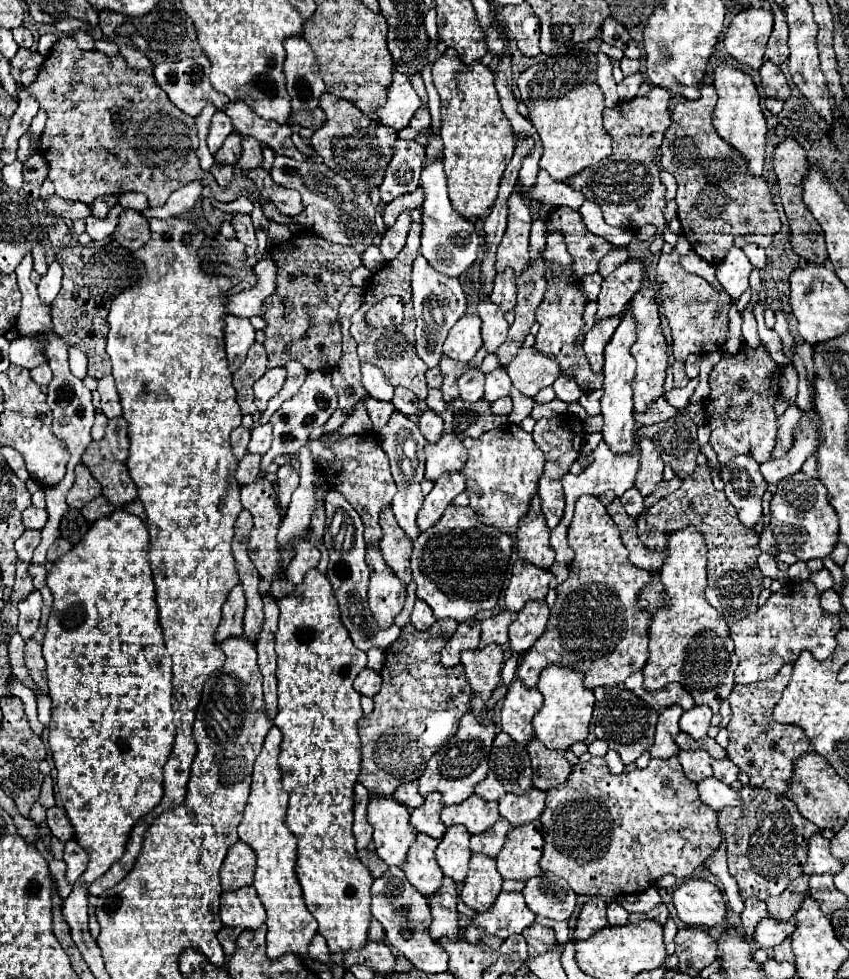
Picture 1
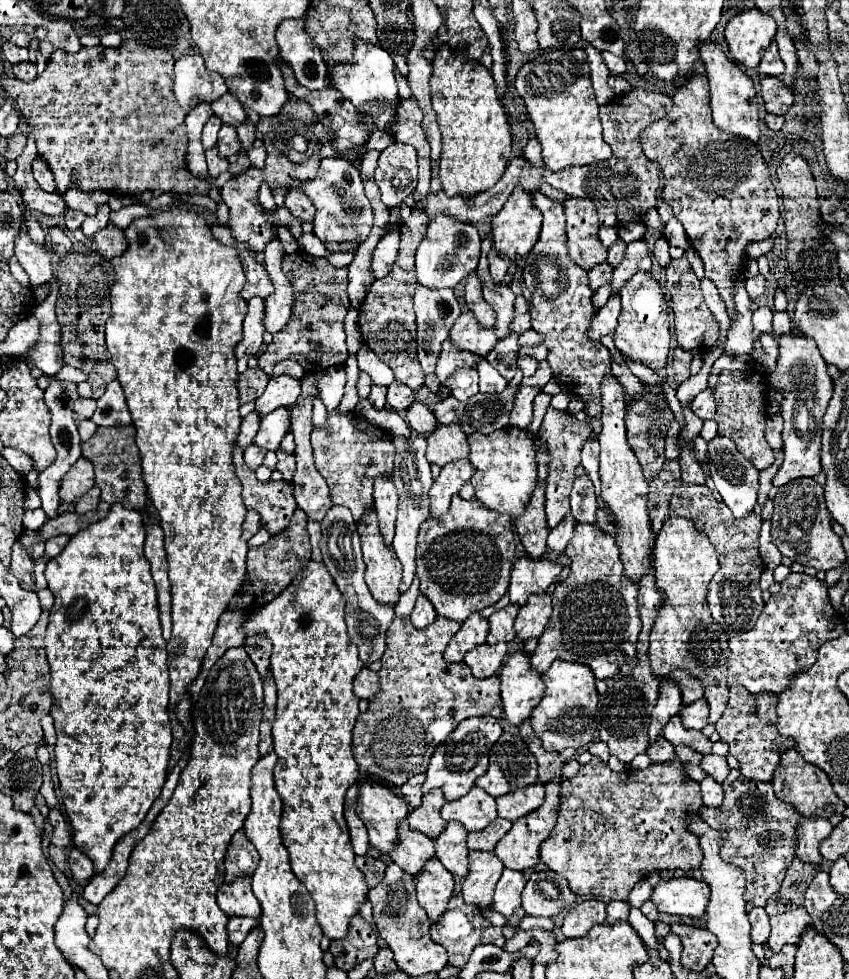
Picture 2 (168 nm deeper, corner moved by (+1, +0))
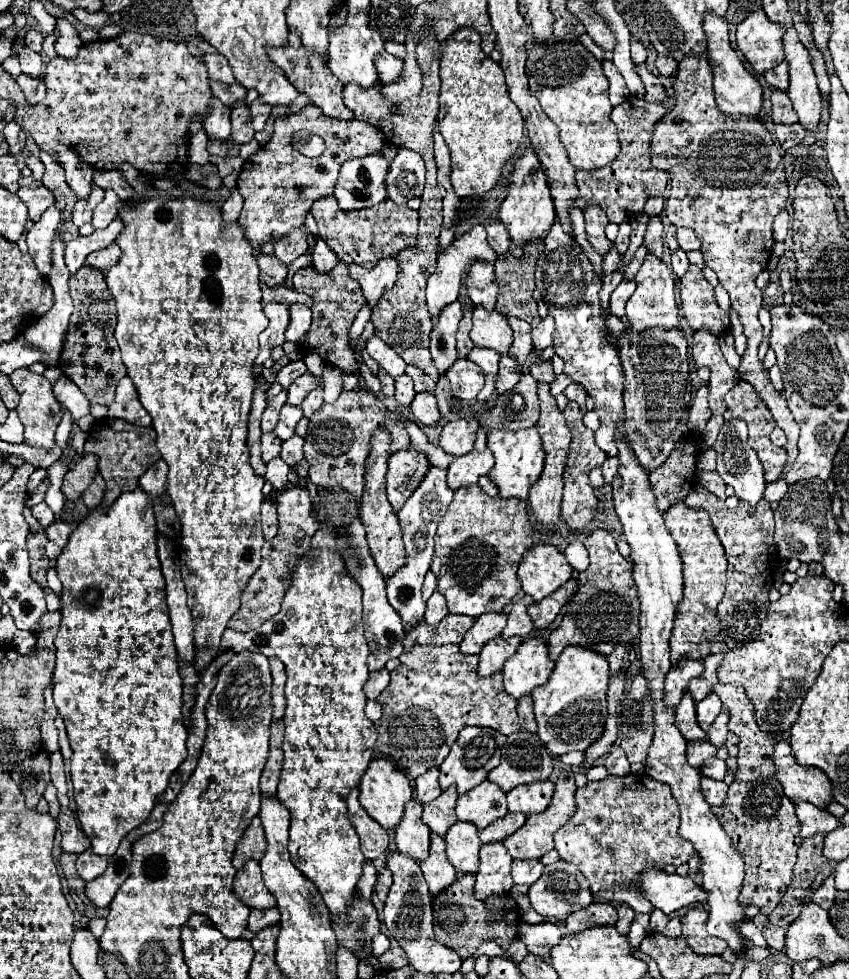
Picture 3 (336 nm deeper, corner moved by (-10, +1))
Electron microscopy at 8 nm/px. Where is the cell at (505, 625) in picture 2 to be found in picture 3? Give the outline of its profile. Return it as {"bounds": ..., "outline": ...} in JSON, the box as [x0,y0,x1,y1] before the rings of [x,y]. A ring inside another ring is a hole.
{"bounds":[503,596,533,638],"outline":[[[523,596],[521,600],[517,600],[513,604],[513,610],[509,614],[509,620],[507,620],[507,626],[503,630],[503,638],[511,638],[511,636],[521,636],[525,638],[531,630],[533,630],[533,624],[531,624],[531,618],[527,614],[527,608],[533,604],[533,598],[531,596]]]}

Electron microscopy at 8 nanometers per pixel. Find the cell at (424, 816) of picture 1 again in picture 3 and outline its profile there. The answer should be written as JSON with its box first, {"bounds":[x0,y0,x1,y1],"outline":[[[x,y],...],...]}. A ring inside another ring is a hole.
{"bounds":[423,786,459,836],"outline":[[[449,786],[447,790],[441,792],[441,796],[437,796],[433,802],[423,806],[423,822],[431,828],[431,832],[445,836],[447,830],[453,826],[453,822],[457,822],[455,816],[457,798],[459,798],[457,790]]]}

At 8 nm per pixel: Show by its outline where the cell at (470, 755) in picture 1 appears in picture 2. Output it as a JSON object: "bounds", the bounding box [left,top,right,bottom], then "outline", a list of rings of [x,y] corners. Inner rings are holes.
{"bounds":[422,717,502,801],"outline":[[[472,717],[462,721],[458,729],[454,729],[454,733],[450,733],[450,737],[434,751],[428,763],[428,771],[426,771],[428,777],[422,785],[422,791],[428,793],[432,789],[442,789],[448,801],[464,797],[474,787],[476,777],[486,773],[488,753],[492,745],[500,739],[500,735],[502,735],[500,721],[494,721],[492,717]]]}

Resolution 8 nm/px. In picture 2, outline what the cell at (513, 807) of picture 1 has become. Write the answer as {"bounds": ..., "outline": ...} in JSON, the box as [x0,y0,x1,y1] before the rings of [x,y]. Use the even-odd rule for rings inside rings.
{"bounds":[496,783,544,821],"outline":[[[534,783],[530,787],[510,791],[496,799],[498,803],[498,817],[504,817],[508,821],[516,821],[532,811],[536,811],[544,801],[544,785]]]}

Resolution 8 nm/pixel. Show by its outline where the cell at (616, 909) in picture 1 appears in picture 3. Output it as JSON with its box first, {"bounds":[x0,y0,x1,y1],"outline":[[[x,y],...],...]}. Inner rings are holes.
{"bounds":[617,906,635,936],"outline":[[[619,906],[617,908],[617,912],[619,912],[619,920],[617,920],[617,930],[623,934],[623,936],[627,936],[629,934],[629,928],[631,928],[631,924],[633,924],[633,920],[635,920],[635,912],[629,908],[629,906]]]}

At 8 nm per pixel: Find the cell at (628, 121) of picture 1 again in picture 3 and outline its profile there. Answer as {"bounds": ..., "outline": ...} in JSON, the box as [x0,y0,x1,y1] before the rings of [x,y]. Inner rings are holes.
{"bounds":[577,96,675,224],"outline":[[[667,96],[661,104],[647,102],[645,98],[627,98],[623,104],[615,106],[611,112],[611,120],[615,122],[619,130],[621,140],[621,152],[613,160],[613,164],[597,170],[577,170],[577,188],[579,196],[585,198],[597,206],[601,206],[607,212],[609,222],[621,224],[625,216],[635,216],[643,212],[645,202],[661,194],[667,188],[667,174],[663,170],[657,170],[651,166],[651,154],[649,154],[649,140],[653,126],[659,118],[663,118],[669,110],[675,108],[675,98]]]}

